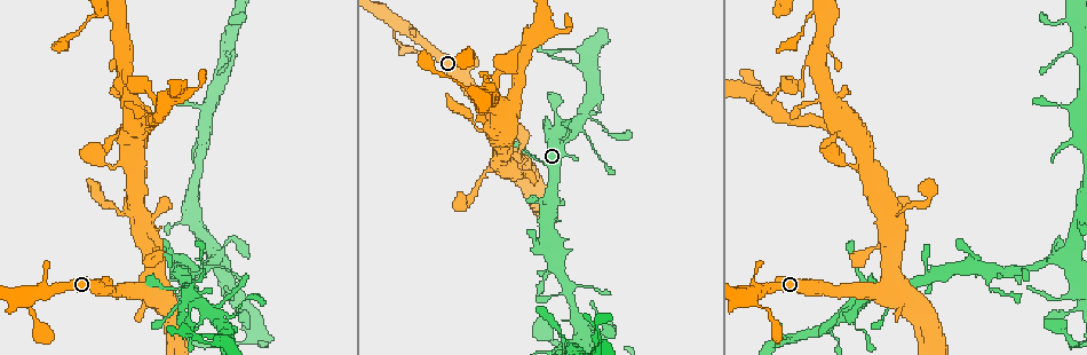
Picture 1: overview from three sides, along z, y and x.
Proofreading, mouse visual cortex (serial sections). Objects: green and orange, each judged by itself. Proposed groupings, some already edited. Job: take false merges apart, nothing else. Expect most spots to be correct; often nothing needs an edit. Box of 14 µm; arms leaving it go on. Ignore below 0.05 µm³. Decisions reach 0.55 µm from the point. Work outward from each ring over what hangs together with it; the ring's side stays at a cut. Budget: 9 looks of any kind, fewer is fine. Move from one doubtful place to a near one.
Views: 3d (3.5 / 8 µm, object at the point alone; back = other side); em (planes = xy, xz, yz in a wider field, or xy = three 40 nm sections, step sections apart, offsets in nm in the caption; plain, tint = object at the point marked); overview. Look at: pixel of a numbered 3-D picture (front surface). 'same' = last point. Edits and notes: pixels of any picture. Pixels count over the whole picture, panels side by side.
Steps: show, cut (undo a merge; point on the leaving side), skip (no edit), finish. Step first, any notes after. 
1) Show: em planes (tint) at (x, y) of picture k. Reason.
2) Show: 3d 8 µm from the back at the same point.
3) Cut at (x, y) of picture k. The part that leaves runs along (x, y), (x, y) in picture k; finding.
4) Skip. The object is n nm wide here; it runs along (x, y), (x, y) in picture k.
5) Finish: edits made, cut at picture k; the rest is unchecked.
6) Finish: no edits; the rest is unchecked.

Show: 3d 3.5 µm from the back at (886, 288) of picture 1. Sharp bend.

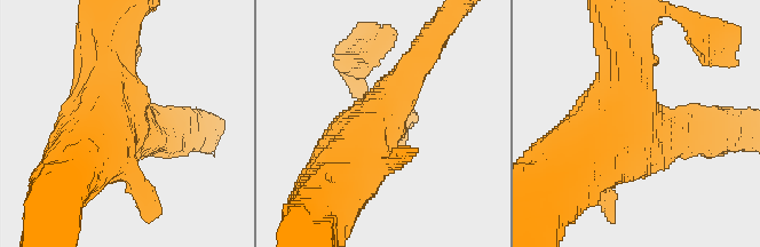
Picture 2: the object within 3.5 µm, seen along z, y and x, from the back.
Show: em xy step 1 (tint) at the same point. Now the EM.

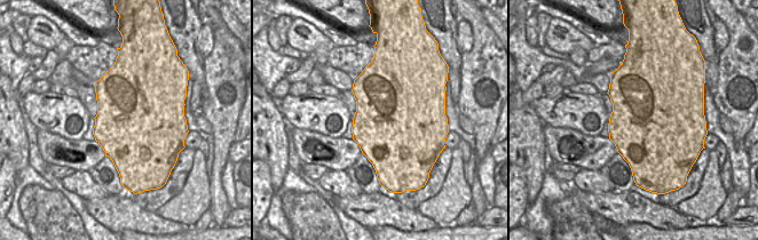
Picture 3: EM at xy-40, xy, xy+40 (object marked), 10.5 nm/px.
Show: em planes (tint) at the same point. Another direction.

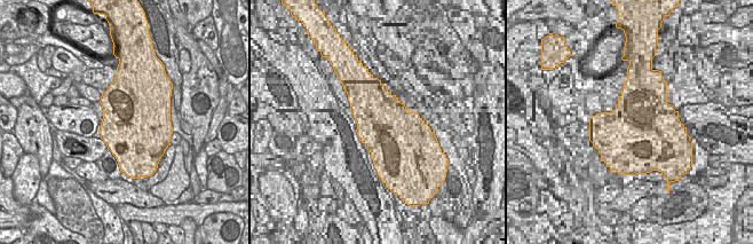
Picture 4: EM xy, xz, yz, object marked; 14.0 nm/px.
Skip. Continuous, no second cell.

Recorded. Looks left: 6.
Show: 3d 3.5 µm at (524, 175) of picture 1. A narrow waist.

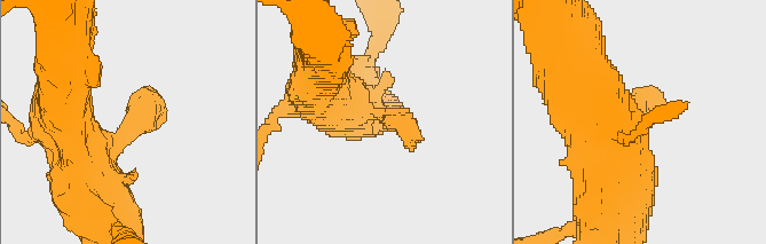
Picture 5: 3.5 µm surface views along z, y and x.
Show: em xy step 1 (plain) at (127, 139) of picture 5. Shape alone is not enough.

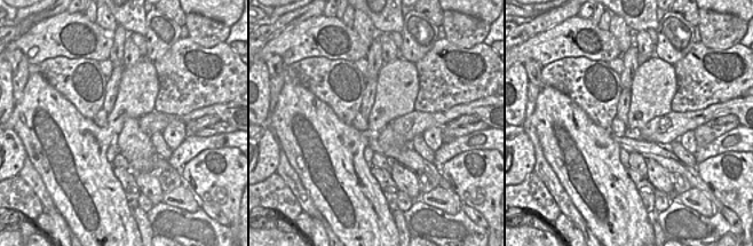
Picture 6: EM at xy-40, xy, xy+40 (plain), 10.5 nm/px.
Show: em xy step 1 (tint) at the same point.

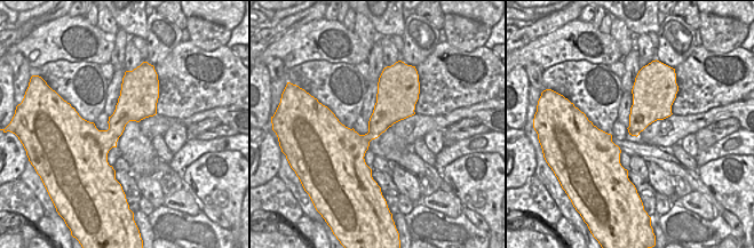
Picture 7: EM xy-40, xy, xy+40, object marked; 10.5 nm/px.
Skip. The object is 320 nm wide here; it runs along (92, 187), (149, 92) in picture 5; all the same cell.

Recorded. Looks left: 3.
Show: 3d 3.5 µm at (582, 329) of picture 1.

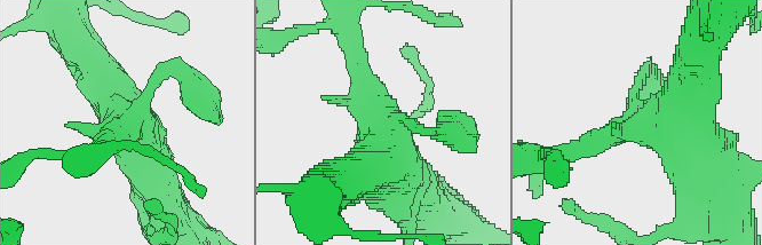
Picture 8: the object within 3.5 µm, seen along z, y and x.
Show: em xy step 2 (tint) at (128, 121) of picture 8.

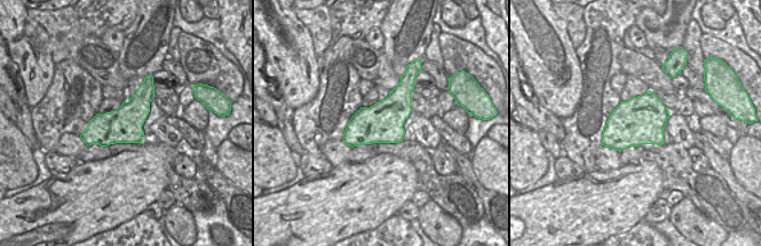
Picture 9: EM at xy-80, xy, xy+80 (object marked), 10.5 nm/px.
Skip. The object is 420 nm wide here; it runs along (150, 79), (112, 127), (87, 140) in picture 9; all the same cell.

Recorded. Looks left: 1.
Finish: no edits; the rest is unchecked.

